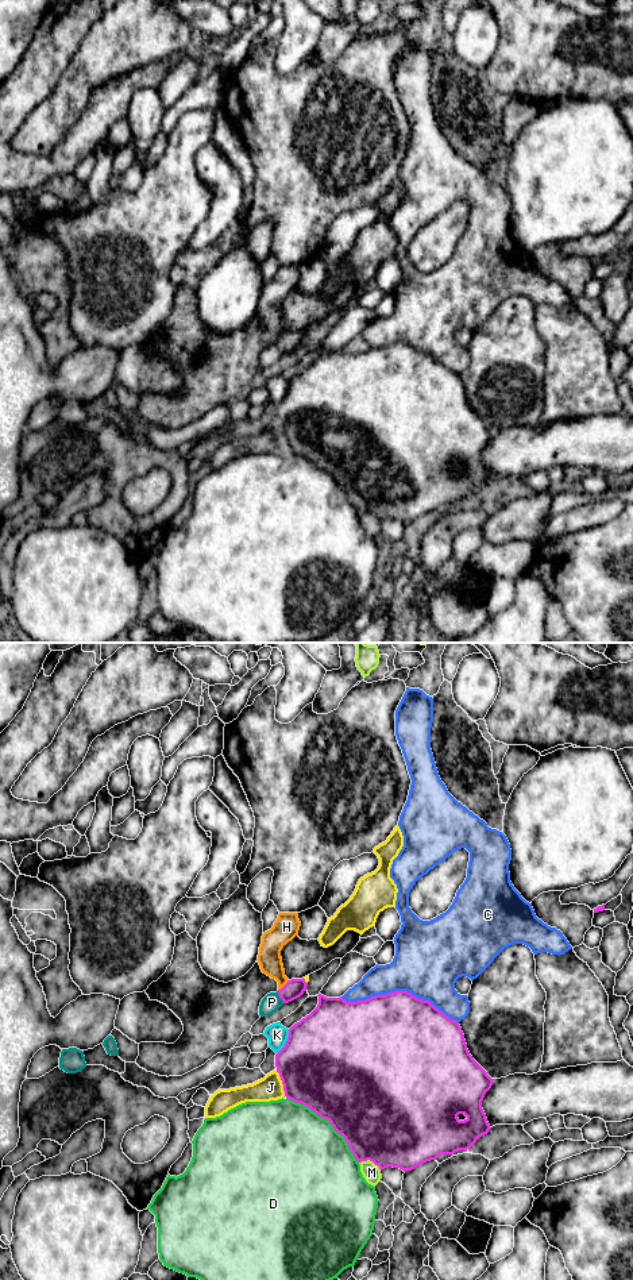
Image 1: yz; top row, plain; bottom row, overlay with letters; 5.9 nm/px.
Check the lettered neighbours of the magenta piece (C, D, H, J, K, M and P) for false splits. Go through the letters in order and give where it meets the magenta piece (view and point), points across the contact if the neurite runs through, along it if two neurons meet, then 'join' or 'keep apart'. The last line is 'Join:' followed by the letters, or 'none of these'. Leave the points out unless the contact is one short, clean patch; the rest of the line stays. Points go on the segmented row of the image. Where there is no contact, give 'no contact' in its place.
C: meets magenta in yz at (400, 991); keep apart
D: meets magenta in yz at (328, 1120); keep apart
H: meets magenta in yz at (285, 984); runs through yz (293, 989), (285, 984), (269, 957); join
J: meets magenta in yz at (282, 1083); keep apart
K: meets magenta in yz at (286, 1041); keep apart
M: meets magenta in yz at (370, 1160); keep apart
P: meets magenta in yz at (280, 997); keep apart
Join: H

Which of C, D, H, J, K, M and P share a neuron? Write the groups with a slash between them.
C / D / H / J / K / M / P

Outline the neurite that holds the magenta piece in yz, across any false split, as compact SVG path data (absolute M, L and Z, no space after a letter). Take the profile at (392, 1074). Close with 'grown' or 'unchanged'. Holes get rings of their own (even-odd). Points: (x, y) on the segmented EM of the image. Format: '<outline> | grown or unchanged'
M408 991L375 995L358 1002L347 1002L341 996L327 998L321 994L317 996L317 1007L289 1029L289 1037L285 1046L275 1055L275 1067L283 1084L285 1096L309 1107L319 1117L329 1121L333 1129L344 1137L358 1163L370 1160L378 1165L381 1171L393 1167L406 1172L426 1161L436 1160L441 1154L470 1150L479 1137L489 1133L491 1127L482 1109L482 1100L491 1088L494 1079L491 1079L470 1055L459 1022L447 1017L429 1001L418 999Z | unchanged

